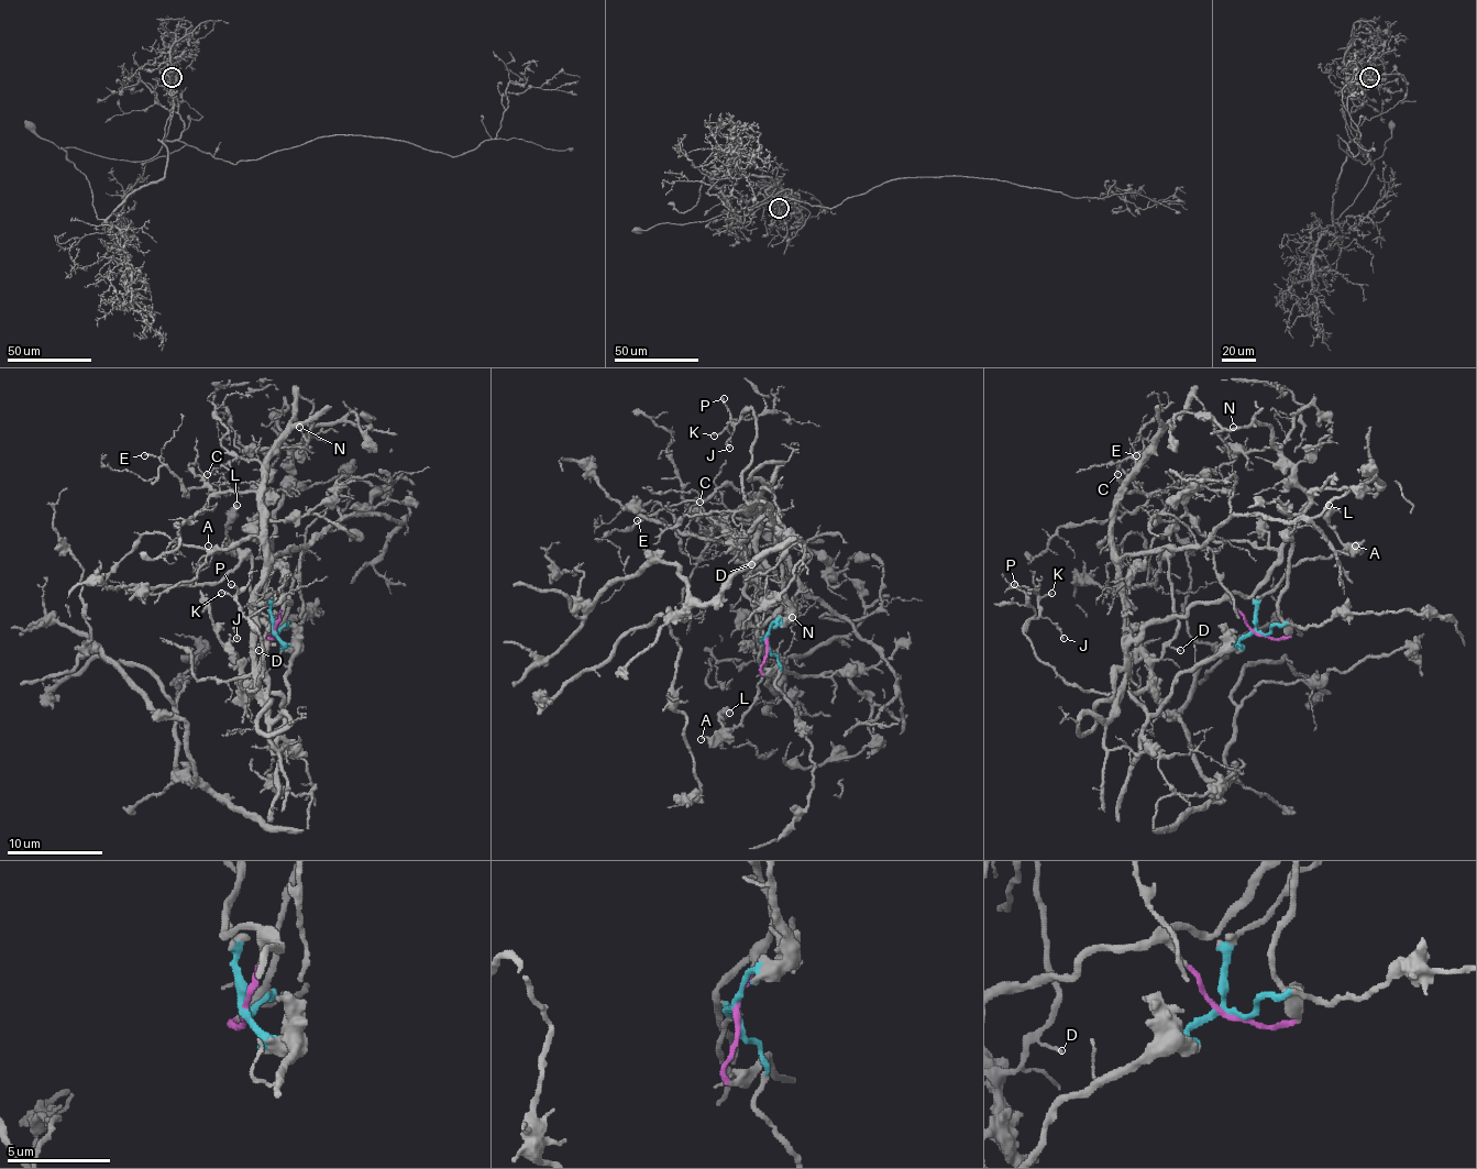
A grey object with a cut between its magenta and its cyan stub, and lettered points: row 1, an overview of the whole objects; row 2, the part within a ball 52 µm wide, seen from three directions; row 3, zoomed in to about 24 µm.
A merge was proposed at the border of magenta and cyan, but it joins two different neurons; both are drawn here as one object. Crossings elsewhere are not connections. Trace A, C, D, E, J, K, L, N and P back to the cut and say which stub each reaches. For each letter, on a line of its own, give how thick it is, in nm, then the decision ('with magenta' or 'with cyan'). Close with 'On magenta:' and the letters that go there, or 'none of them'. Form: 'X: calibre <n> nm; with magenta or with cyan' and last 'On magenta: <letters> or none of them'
A: calibre 150 nm; with cyan
C: calibre 90 nm; with magenta
D: calibre 160 nm; with cyan
E: calibre 140 nm; with magenta
J: calibre 150 nm; with magenta
K: calibre 130 nm; with magenta
L: calibre 550 nm; with cyan
N: calibre 100 nm; with magenta
P: calibre 160 nm; with magenta
On magenta: C, E, J, K, N, P

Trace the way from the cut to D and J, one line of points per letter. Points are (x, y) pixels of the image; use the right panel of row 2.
D: (1259, 635), (1249, 631), (1182, 673), (1172, 694), (1148, 714), (1132, 696), (1168, 646), (1180, 651)
J: (1259, 635), (1227, 600), (1197, 603), (1150, 622), (1114, 692), (1069, 684), (1026, 627), (1043, 617), (1065, 639)

